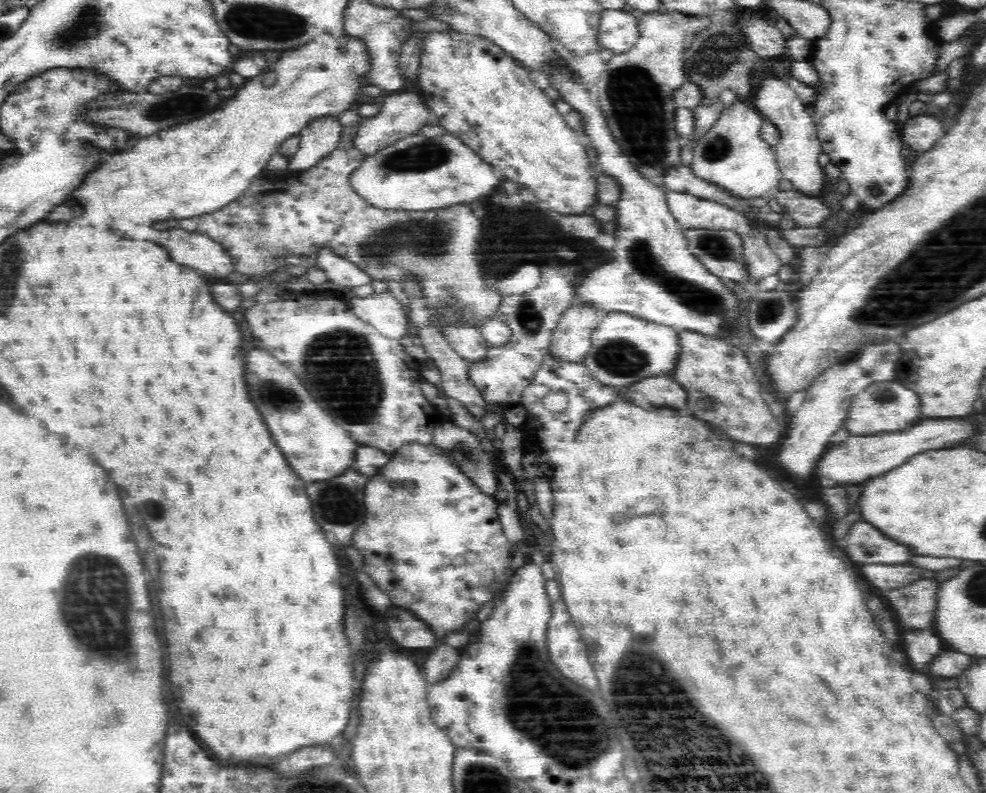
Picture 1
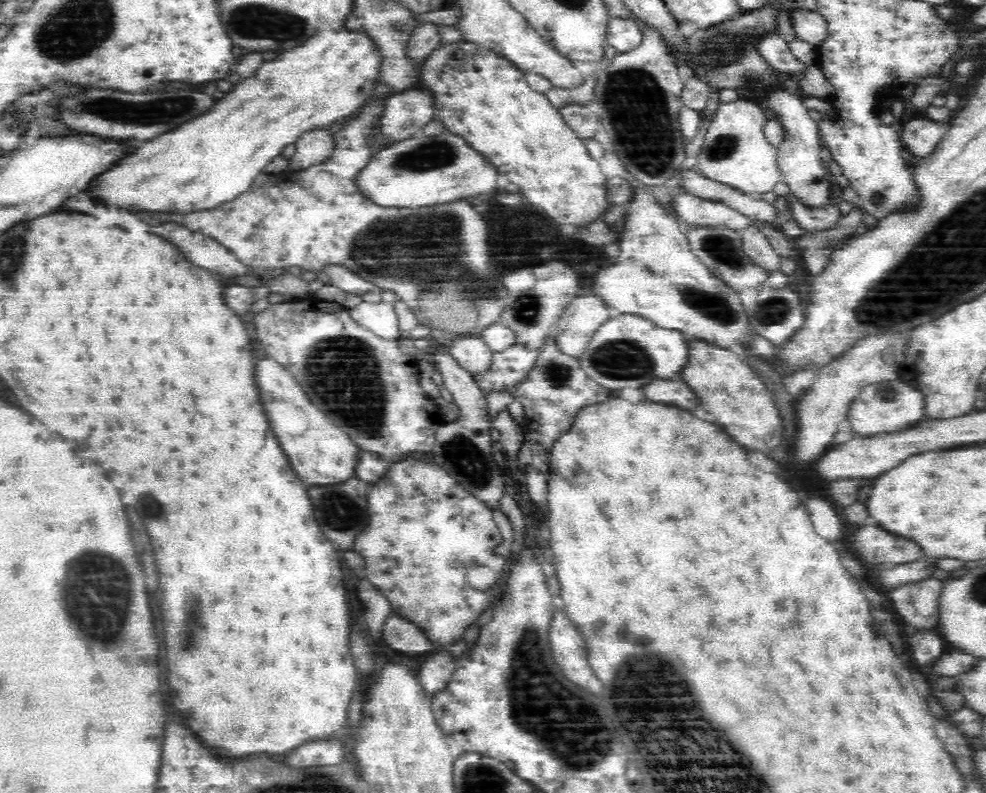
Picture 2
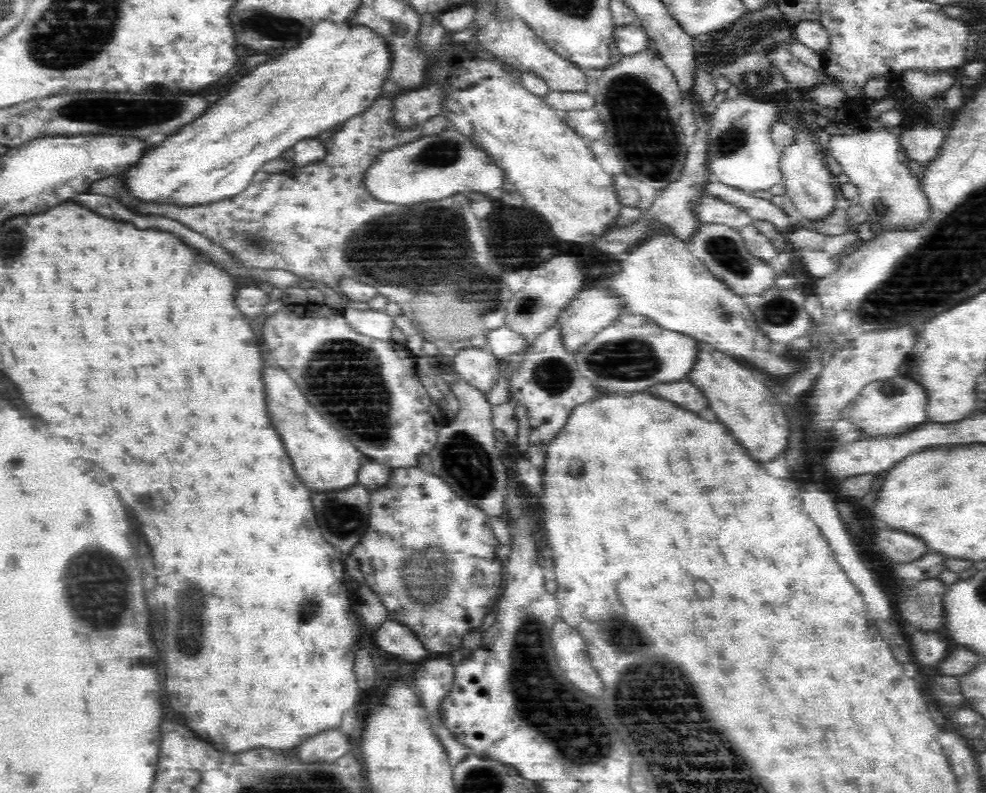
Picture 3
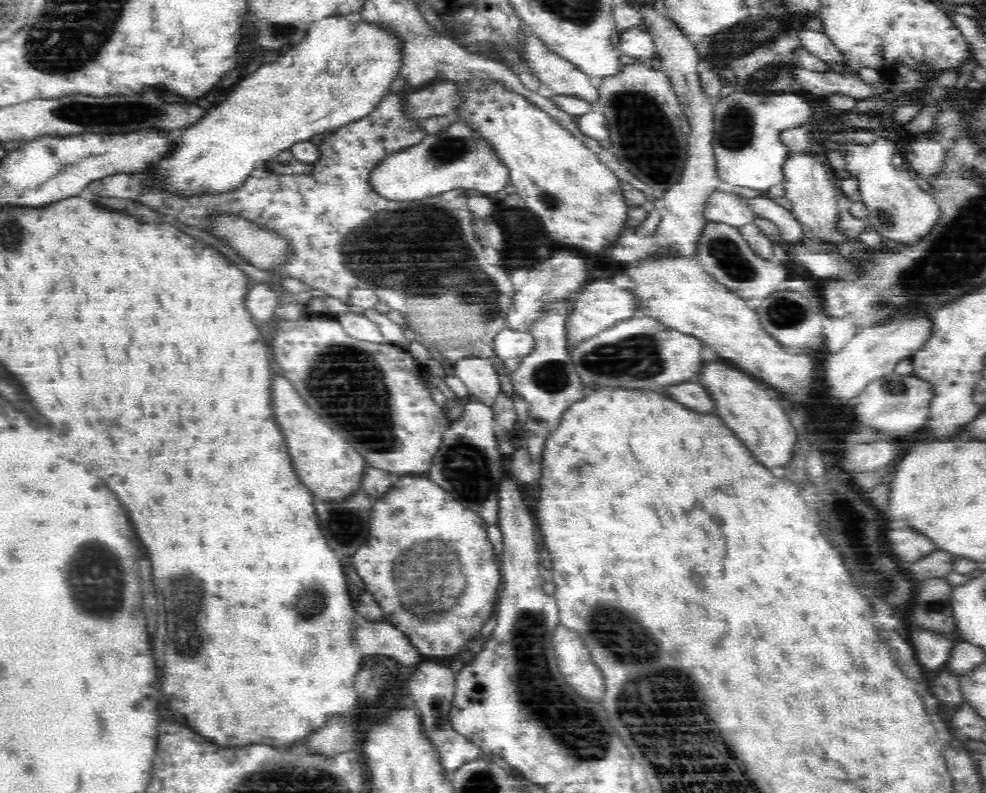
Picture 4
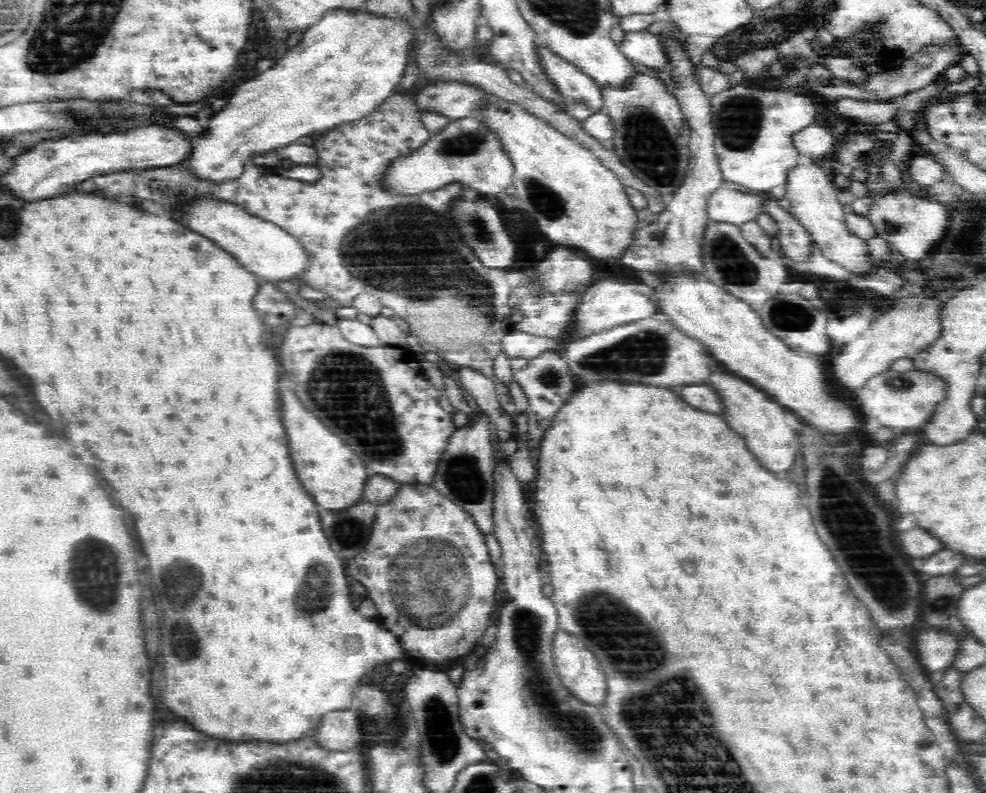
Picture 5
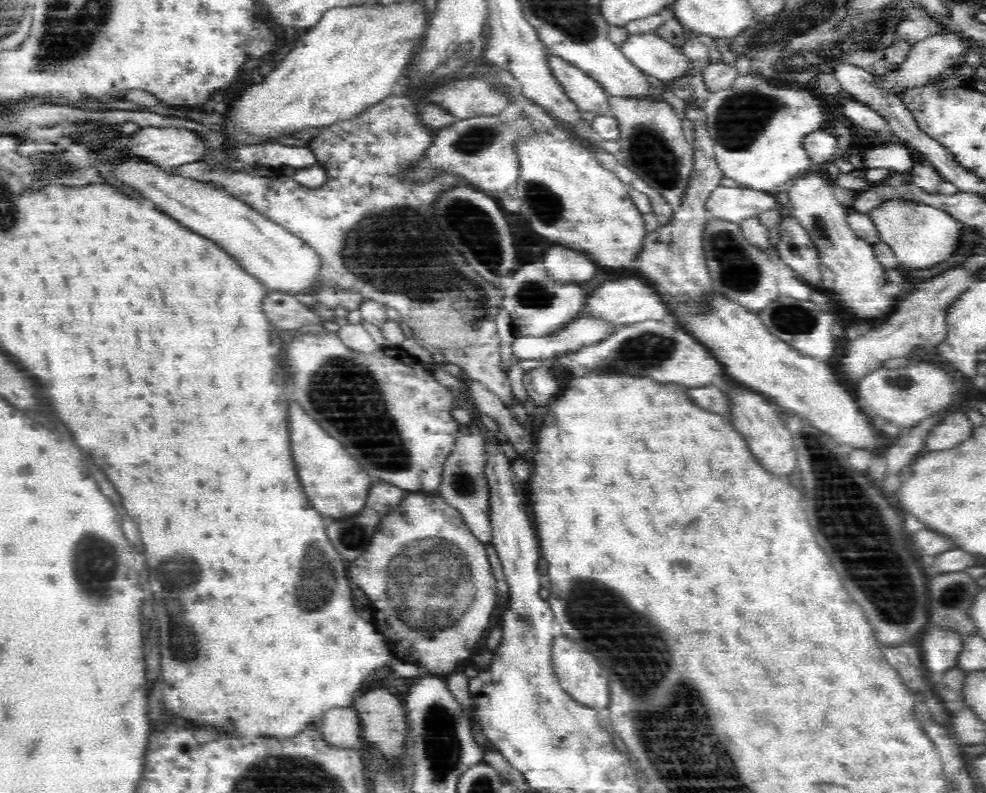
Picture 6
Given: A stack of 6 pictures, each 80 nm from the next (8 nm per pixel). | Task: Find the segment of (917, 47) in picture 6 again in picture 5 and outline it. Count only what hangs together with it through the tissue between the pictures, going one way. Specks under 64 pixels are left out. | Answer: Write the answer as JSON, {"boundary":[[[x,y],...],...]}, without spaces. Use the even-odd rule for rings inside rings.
{"boundary":[[[940,40],[940,42],[928,42],[928,44],[924,44],[920,50],[916,50],[914,54],[910,54],[910,58],[903,59],[898,68],[882,69],[880,72],[871,75],[865,87],[852,87],[852,85],[842,83],[842,81],[838,80],[829,87],[822,87],[822,85],[818,85],[818,83],[810,84],[812,84],[813,90],[817,92],[817,94],[829,97],[832,100],[855,98],[856,100],[874,101],[874,98],[904,96],[905,94],[919,91],[920,88],[926,88],[926,86],[930,86],[932,82],[936,83],[936,80],[943,76],[945,70],[959,63],[960,58],[962,58],[965,53],[966,51],[958,41],[946,42],[945,40]]]}

